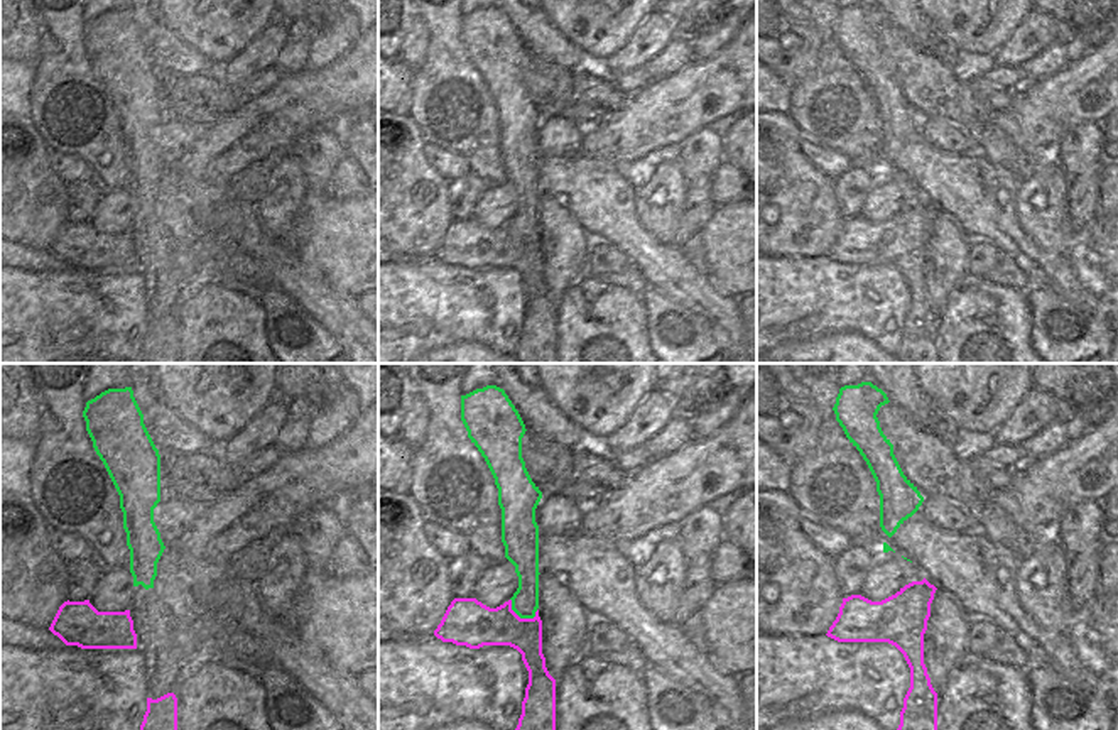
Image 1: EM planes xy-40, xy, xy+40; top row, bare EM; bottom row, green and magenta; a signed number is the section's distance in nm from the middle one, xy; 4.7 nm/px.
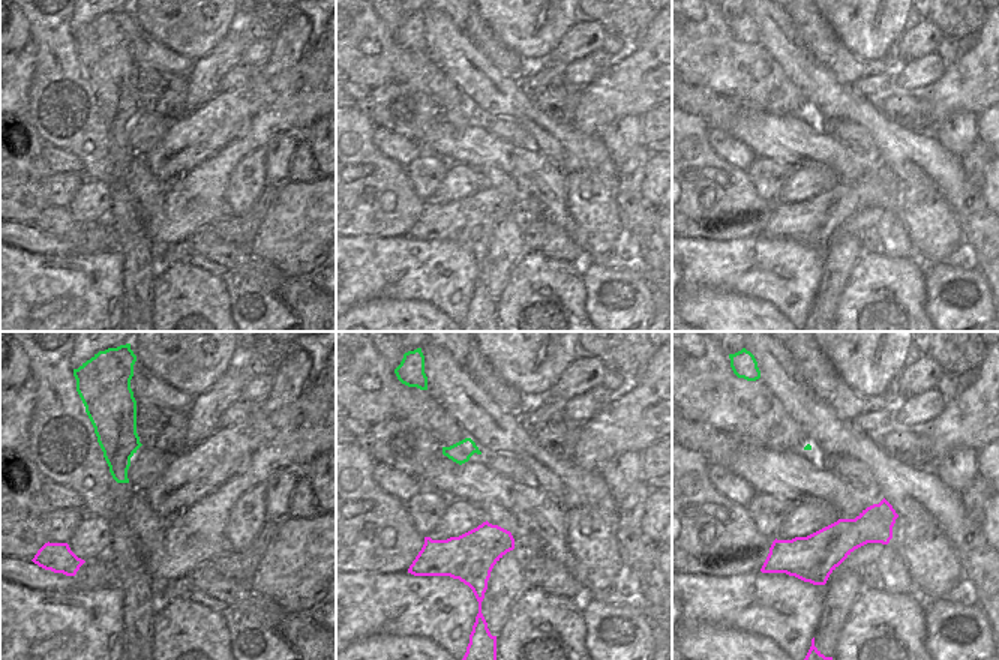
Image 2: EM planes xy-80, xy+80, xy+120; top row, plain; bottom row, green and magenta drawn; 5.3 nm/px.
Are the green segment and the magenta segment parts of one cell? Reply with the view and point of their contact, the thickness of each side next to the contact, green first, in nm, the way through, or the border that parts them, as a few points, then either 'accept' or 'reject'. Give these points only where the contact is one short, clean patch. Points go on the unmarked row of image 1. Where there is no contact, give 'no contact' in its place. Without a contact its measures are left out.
xy (519, 237) | 130/220 nm | reject

